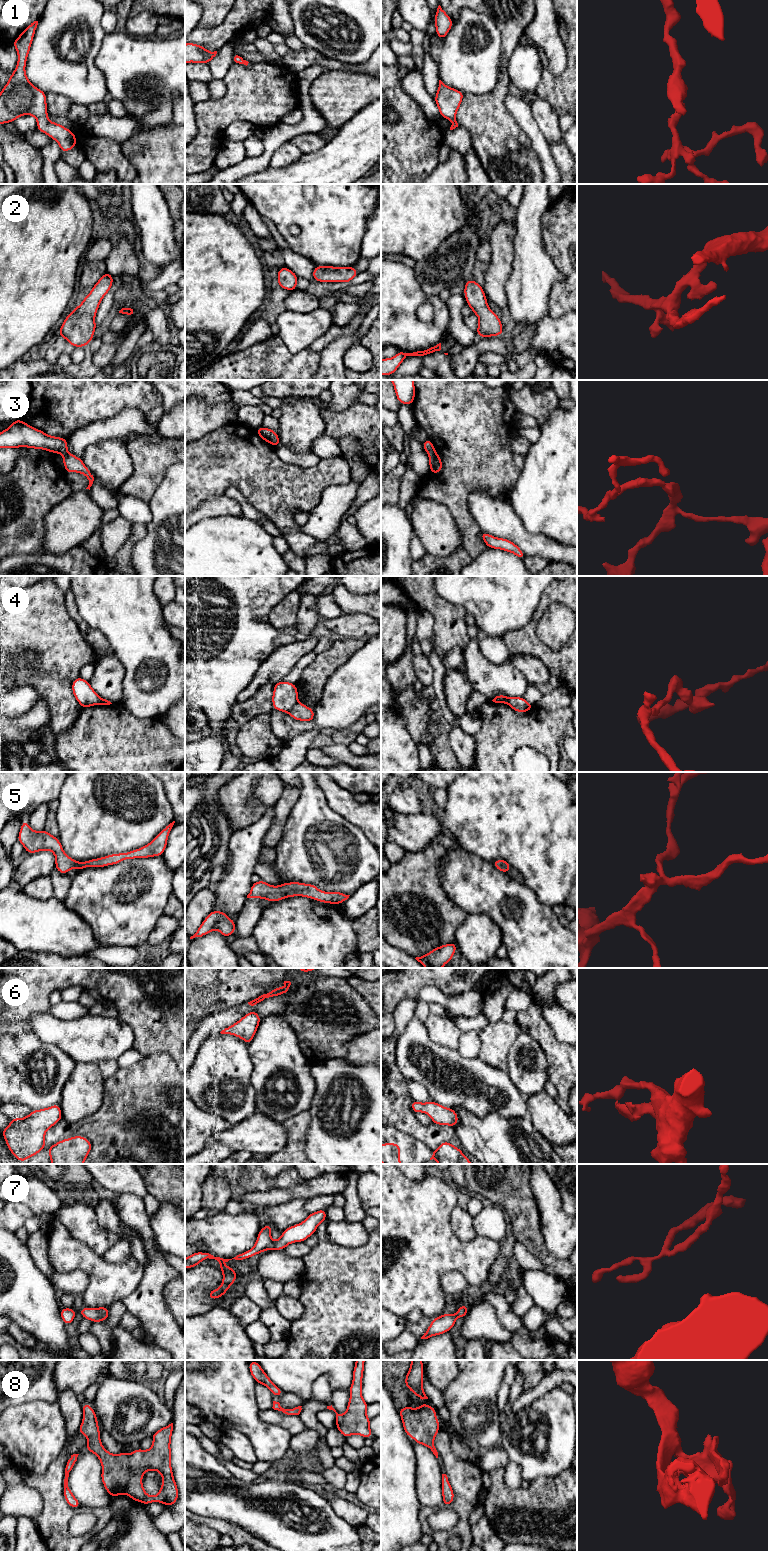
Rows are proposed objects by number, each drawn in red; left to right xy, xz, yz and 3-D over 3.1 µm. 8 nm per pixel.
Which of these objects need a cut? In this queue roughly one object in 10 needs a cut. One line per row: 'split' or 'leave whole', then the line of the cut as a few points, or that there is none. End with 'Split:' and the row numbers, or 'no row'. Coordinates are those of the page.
1: leave whole; cut none
2: leave whole; cut none
3: leave whole; cut none
4: split; cut xz (297, 701), (288, 712)
5: leave whole; cut none
6: leave whole; cut none
7: leave whole; cut none
8: leave whole; cut none
Split: 4

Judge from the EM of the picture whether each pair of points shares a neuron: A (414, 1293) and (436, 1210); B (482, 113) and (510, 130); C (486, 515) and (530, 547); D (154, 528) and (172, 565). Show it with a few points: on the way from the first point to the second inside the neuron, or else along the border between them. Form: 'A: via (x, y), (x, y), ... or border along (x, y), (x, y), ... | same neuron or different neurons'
A: via (414, 1272), (415, 1231) | same neuron
B: via (489, 120), (494, 125), (503, 125) | same neuron
C: via (497, 518), (508, 525), (519, 536) | same neuron
D: via (163, 537), (172, 546), (172, 556) | same neuron

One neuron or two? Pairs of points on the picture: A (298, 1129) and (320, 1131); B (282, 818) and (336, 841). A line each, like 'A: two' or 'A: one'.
A: two
B: two

